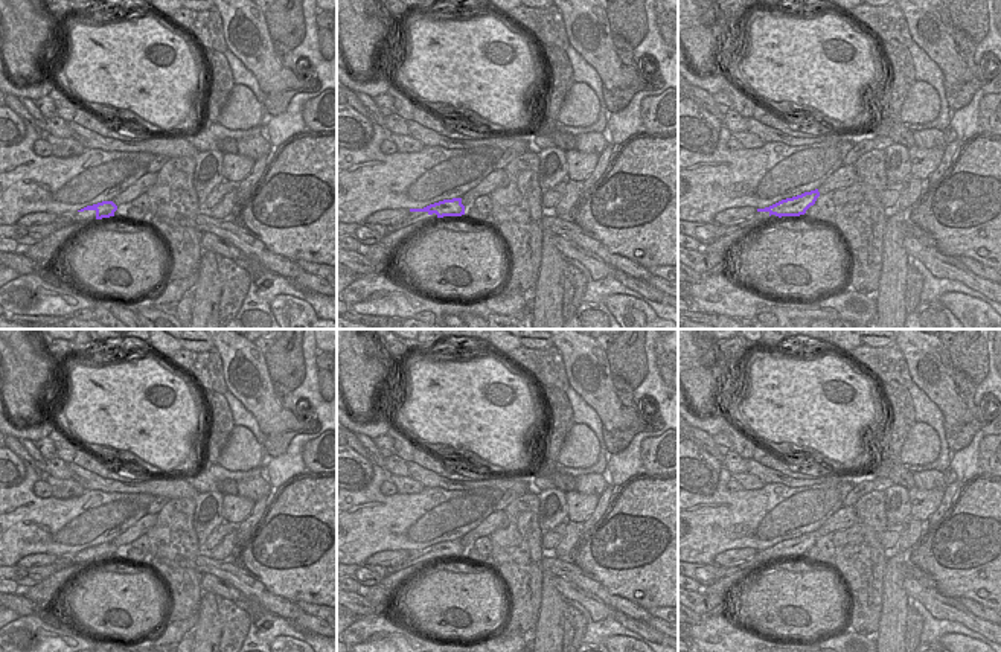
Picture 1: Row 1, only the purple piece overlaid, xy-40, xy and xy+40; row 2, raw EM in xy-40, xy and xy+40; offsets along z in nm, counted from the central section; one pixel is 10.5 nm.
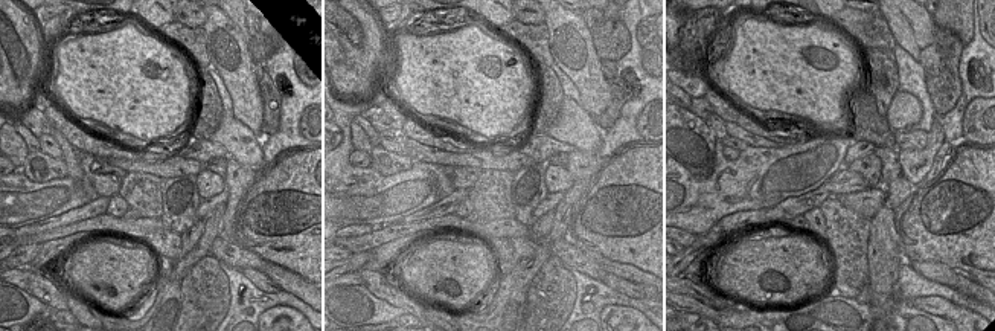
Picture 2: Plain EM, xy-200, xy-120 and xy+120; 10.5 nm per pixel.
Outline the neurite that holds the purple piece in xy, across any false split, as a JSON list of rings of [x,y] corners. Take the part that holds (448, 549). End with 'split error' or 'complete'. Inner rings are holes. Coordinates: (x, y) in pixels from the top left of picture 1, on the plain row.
[[[453,539],[430,545],[424,550],[410,550],[410,553],[427,553],[428,556],[436,555],[437,559],[462,558],[465,556],[465,547],[462,545],[462,539]]]; complete

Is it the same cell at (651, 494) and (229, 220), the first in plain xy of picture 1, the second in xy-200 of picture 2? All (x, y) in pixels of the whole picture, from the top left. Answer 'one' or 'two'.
two

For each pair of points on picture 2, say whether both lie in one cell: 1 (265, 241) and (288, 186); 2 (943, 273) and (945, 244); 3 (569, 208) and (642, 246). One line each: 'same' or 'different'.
1: same
2: different
3: different

